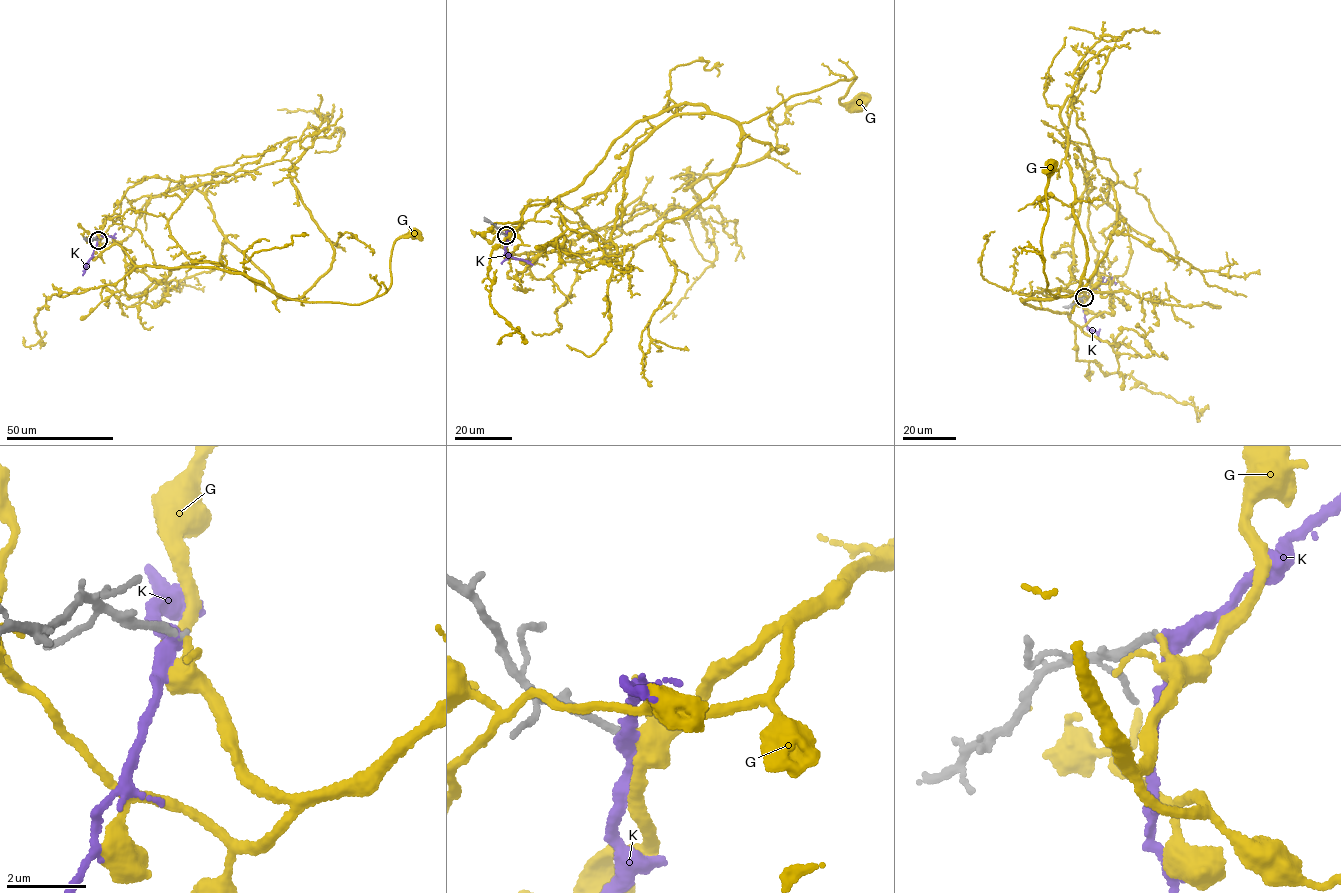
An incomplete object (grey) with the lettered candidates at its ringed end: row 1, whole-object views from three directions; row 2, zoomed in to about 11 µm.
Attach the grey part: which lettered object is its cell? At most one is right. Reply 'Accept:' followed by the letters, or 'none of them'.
Accept: K

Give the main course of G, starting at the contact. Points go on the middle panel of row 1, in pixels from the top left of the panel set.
G: (507, 235), (575, 188), (633, 125), (674, 107), (703, 105), (749, 122), (856, 77), (838, 101), (858, 107)

